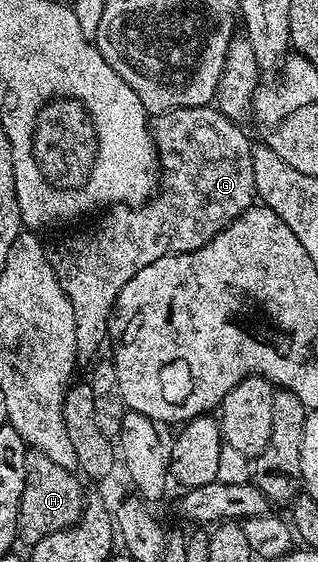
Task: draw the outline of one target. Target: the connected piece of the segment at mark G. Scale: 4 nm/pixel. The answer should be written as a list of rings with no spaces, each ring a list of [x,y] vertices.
[[[214,106],[172,108],[169,112],[159,113],[151,121],[150,127],[158,157],[158,191],[155,195],[139,206],[109,207],[97,224],[47,249],[50,266],[66,298],[70,300],[70,306],[74,308],[76,350],[81,357],[94,355],[100,343],[106,340],[118,294],[122,286],[138,274],[138,270],[150,266],[150,262],[158,262],[158,258],[163,256],[198,250],[210,242],[210,238],[217,236],[231,220],[253,207],[257,199],[252,162],[253,141],[248,141],[241,125],[227,120]]]

